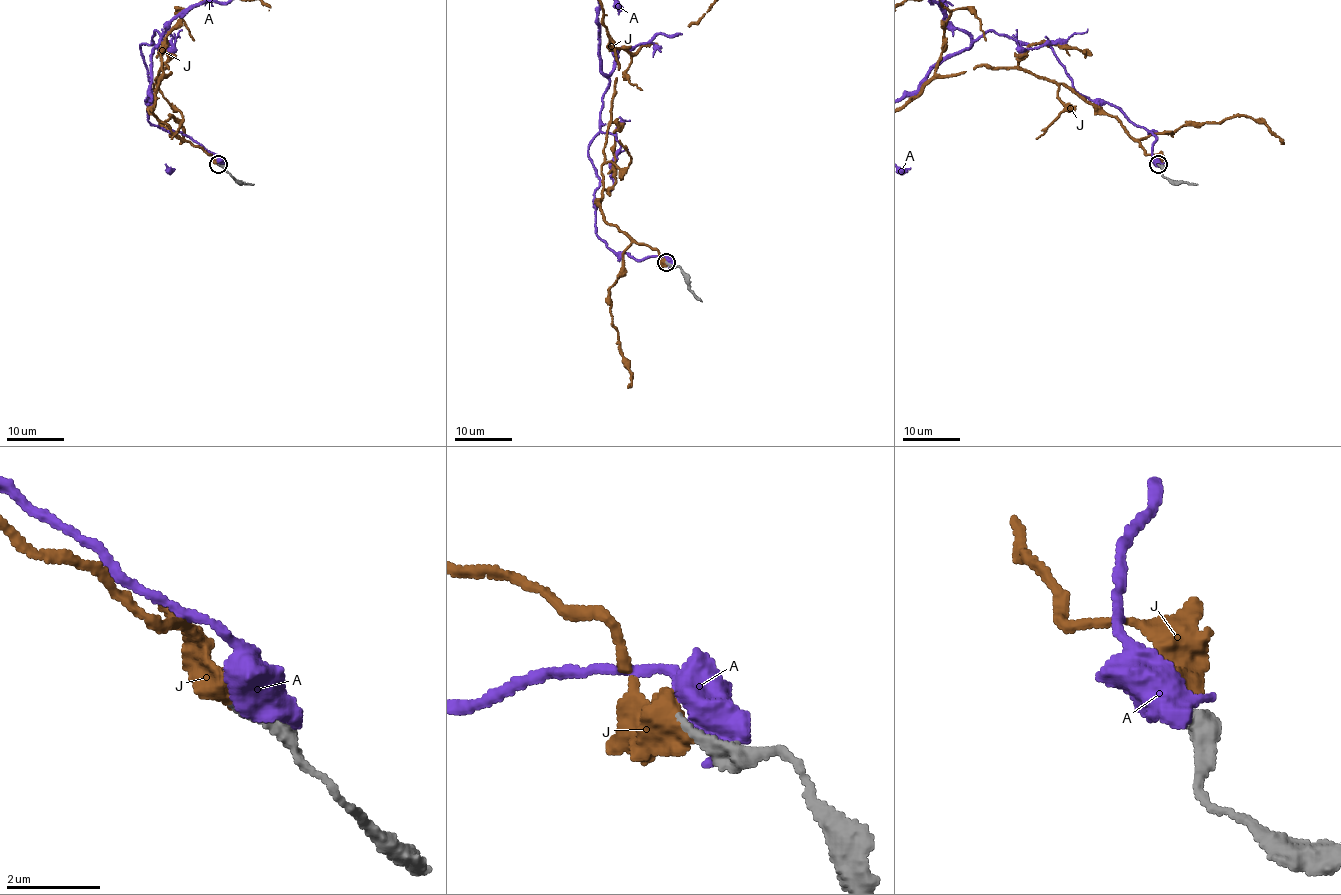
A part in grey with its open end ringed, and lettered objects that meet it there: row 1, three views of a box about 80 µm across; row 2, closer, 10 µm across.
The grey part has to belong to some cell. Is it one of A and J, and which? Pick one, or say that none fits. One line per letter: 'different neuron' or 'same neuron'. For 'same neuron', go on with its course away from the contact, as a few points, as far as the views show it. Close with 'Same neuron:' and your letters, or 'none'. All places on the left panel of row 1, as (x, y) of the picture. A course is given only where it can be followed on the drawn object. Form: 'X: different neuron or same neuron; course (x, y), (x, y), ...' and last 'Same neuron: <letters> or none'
A: different neuron
J: same neuron
Same neuron: J

